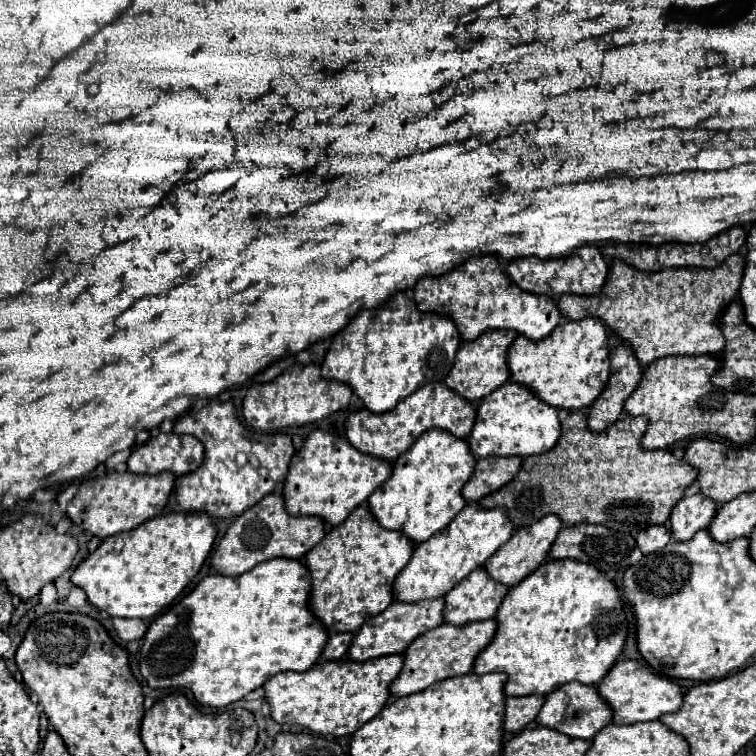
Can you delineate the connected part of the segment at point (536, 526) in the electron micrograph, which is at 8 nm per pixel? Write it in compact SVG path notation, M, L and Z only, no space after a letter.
M547 515L547 517L543 517L541 521L537 521L533 525L517 529L515 535L497 553L493 553L485 561L485 569L489 571L489 575L495 581L499 581L507 587L513 587L513 585L521 583L529 573L533 573L547 559L547 553L549 553L553 541L557 539L557 533L559 533L561 527L563 527L563 521L557 515Z

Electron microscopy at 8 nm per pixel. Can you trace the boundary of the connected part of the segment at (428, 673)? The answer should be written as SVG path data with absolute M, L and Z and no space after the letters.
M485 619L485 621L475 621L475 623L463 623L463 625L443 623L437 629L419 635L413 641L413 645L407 647L407 651L403 653L405 665L399 677L393 681L391 693L397 697L403 697L403 695L411 695L415 691L427 689L429 685L441 679L471 673L477 653L481 653L493 641L495 633L497 633L497 621Z

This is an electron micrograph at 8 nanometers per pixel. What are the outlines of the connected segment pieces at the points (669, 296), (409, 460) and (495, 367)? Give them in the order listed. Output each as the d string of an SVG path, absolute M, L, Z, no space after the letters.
M741 253L727 257L727 263L715 269L683 267L659 273L643 273L615 259L599 295L583 297L567 293L557 303L569 319L597 317L607 323L619 337L631 343L635 357L645 365L667 355L717 355L725 345L725 337L719 331L719 317L739 295L743 269L745 257Z
M429 429L393 463L391 477L369 497L369 509L381 527L401 531L415 543L423 543L445 529L467 505L461 489L473 475L475 461L465 439L451 437L451 433L443 433L443 429Z
M487 329L487 333L481 333L479 339L461 343L459 353L455 357L455 365L447 375L445 383L459 395L467 397L469 401L473 403L481 401L491 391L499 389L509 381L511 373L507 373L507 349L515 341L515 337L517 333L513 329Z

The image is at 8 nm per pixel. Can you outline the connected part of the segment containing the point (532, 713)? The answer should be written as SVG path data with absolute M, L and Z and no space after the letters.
M543 695L509 697L505 707L505 731L521 731L527 723L535 721L539 709L543 707Z

